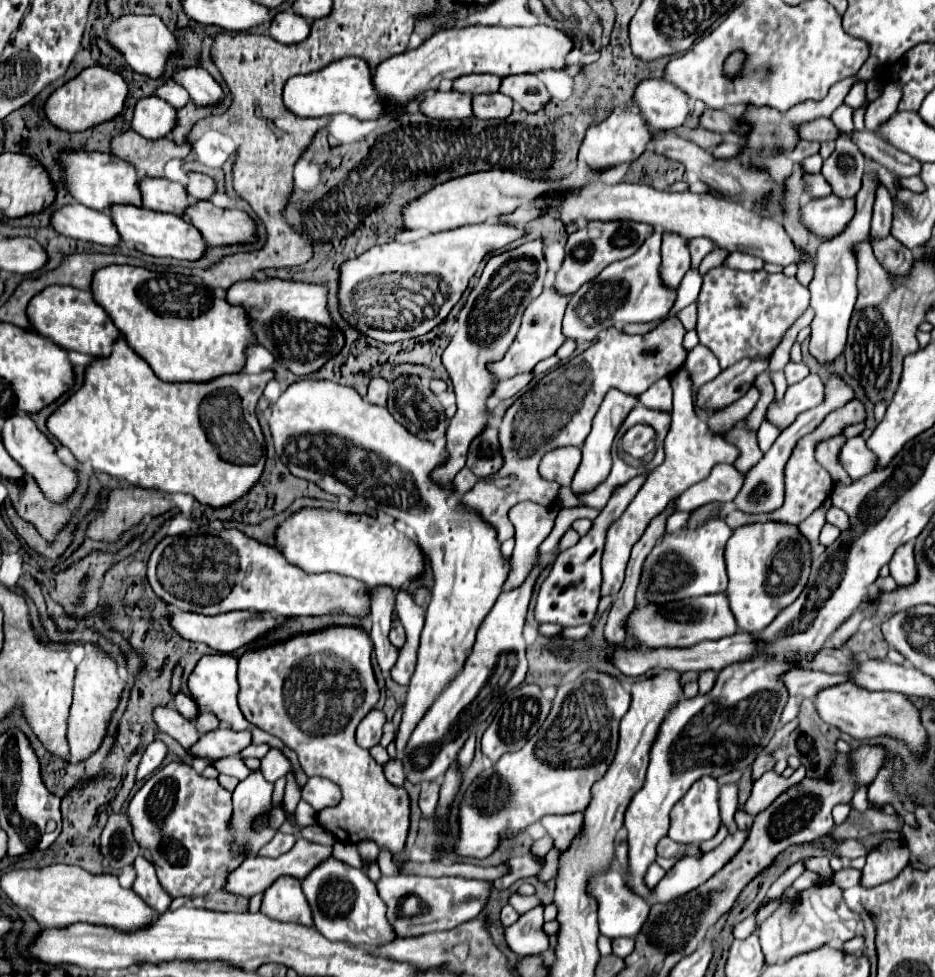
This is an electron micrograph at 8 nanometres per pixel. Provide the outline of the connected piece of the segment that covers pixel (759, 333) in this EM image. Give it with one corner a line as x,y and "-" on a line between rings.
725,264
711,268
703,276
697,298
697,336
717,358
721,368
729,368
743,358
767,358
773,354
785,330
809,306
809,290
785,274
733,270

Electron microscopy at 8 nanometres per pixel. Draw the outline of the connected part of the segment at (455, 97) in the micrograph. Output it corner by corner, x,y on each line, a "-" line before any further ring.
455,90
451,92
427,92
423,100
419,102
419,110
435,120
465,120
473,116
471,108
471,94
459,94

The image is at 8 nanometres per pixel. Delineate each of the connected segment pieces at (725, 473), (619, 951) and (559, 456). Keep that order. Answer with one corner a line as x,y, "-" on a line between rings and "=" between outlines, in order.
717,464
711,470
711,476
697,482
695,486
687,488
677,502
677,510
697,510
705,504
717,502
717,504
729,504
737,496
737,492
743,486
743,474
735,470
731,464
=
615,938
613,940
613,954
619,958
627,958
633,952
633,938
=
573,446
557,448
557,450
547,452
541,458
539,474
545,480
553,480
561,486
569,486
579,462
581,462
581,450
579,448
573,448

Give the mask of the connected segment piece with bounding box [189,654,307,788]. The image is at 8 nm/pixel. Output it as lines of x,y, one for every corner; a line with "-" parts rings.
229,654
203,656
203,658
197,662
193,674
189,676
189,690
191,690
191,694
193,694
193,698
195,698
197,706
199,706
199,710
209,708
219,720
229,722
235,730
245,730
245,728
249,728
249,730
253,732
253,744
269,744
271,748
277,748
279,752
283,752
283,754
287,756
287,760
291,762
291,772
293,772
293,776
295,776
295,782
299,784
299,788
305,786
307,774
301,770
301,764
299,764
295,752
291,752
279,738
275,738
275,736
271,736
271,734
259,730
259,728
253,726
253,724
249,724
249,722
245,720
245,716
241,714
239,704
237,704
239,684
237,684
237,658
235,658
235,656
229,656

